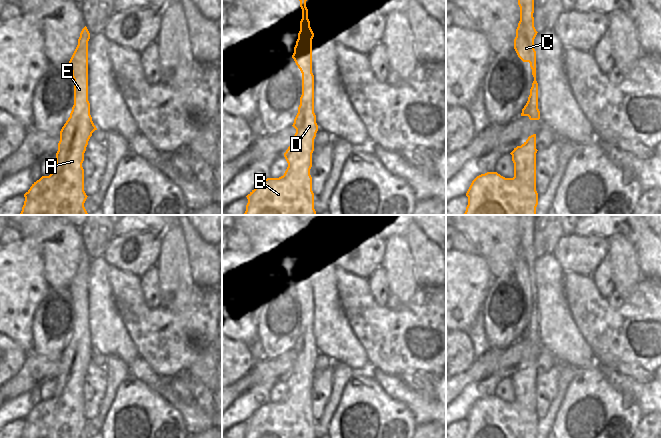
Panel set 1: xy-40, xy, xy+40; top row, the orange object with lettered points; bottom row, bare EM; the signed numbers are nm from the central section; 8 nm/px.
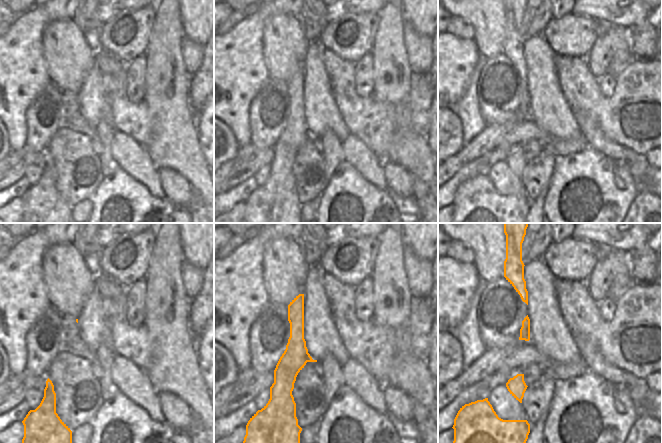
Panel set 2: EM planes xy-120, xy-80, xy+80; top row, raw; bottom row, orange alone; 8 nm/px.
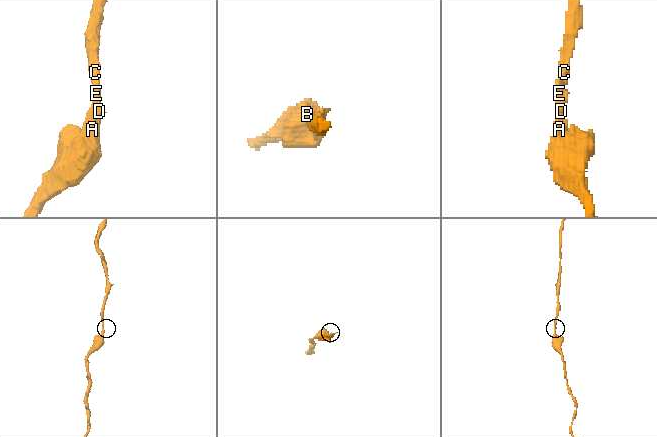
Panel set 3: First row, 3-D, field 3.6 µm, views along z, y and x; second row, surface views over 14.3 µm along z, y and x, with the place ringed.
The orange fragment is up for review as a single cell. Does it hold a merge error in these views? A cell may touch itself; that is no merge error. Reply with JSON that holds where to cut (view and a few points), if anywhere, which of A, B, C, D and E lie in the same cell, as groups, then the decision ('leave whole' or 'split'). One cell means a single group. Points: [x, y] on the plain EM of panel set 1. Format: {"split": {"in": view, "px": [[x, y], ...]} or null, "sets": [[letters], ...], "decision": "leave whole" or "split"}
{"split": null, "sets": [["A", "B", "C", "D", "E"]], "decision": "leave whole"}

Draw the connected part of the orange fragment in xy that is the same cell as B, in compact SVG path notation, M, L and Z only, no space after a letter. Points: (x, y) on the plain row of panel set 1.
M299 222L299 225L302 243L292 282L302 297L302 319L298 337L292 349L296 353L296 357L292 367L284 377L288 391L283 400L263 404L246 420L248 427L244 439L316 439L312 401L310 399L314 363L318 355L314 337L314 299L312 297L312 263L314 257L308 243L307 222Z

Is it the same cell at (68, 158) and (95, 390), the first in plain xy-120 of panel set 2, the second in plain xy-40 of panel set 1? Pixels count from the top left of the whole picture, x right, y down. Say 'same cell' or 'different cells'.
same cell

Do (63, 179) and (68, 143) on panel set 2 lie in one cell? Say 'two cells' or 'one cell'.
one cell

